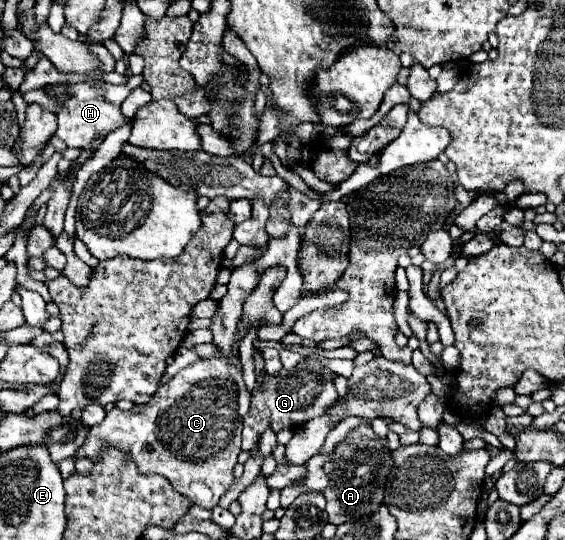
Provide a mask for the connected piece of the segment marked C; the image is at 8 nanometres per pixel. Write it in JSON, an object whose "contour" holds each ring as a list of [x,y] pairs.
{"contour":[[[219,352],[217,358],[201,358],[199,362],[179,370],[165,386],[159,386],[147,404],[133,406],[127,412],[111,408],[105,420],[89,430],[73,460],[89,458],[97,462],[103,450],[117,448],[125,456],[125,462],[133,462],[141,474],[161,474],[171,482],[173,490],[191,500],[191,504],[212,509],[219,504],[219,498],[235,484],[233,466],[237,464],[237,456],[241,452],[241,430],[243,418],[249,412],[249,400],[251,394],[243,382],[239,352],[233,352],[231,356],[223,356]]]}

